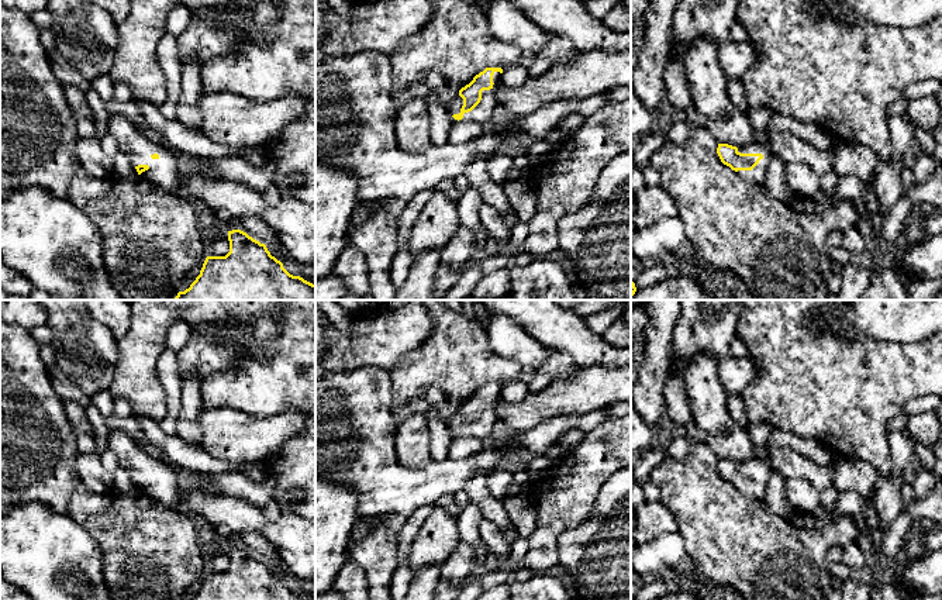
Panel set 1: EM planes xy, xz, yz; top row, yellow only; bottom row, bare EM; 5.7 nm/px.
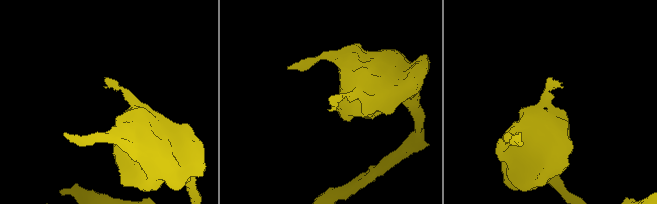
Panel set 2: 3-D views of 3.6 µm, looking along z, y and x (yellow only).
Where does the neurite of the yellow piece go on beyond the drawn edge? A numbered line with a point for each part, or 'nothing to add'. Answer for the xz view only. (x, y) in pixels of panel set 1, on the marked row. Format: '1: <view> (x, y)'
1: xz (482, 113)

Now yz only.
1: yz (758, 175)

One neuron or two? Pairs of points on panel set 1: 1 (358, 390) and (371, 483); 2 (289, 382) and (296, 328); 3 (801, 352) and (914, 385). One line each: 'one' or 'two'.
1: one
2: one
3: one

